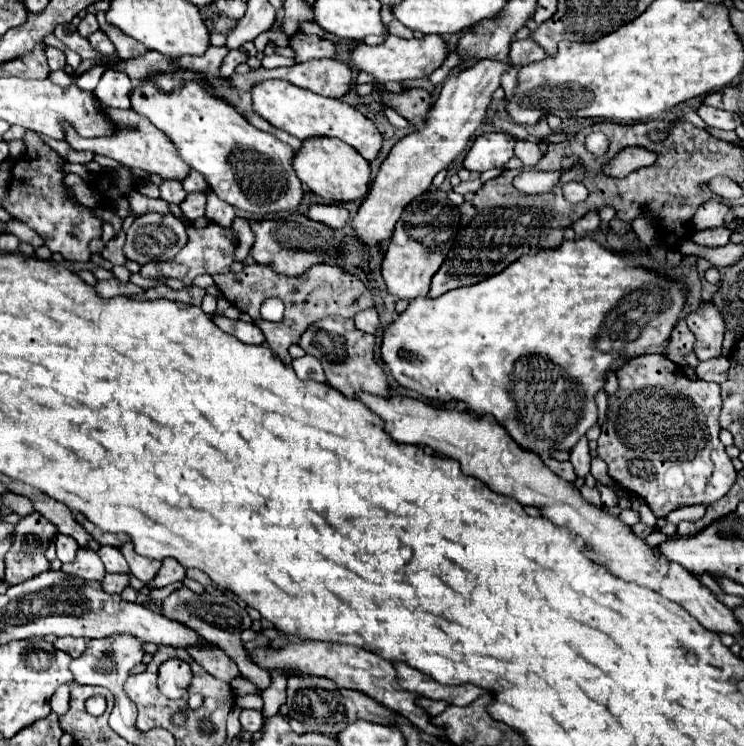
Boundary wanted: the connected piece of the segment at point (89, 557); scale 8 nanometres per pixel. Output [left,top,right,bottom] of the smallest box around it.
[60,549,106,581]

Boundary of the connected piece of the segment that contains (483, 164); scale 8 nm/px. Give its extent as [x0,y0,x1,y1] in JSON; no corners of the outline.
[462,133,516,173]

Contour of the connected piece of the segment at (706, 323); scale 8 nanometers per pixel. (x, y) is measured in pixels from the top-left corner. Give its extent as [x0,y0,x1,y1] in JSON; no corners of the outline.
[684,301,726,361]

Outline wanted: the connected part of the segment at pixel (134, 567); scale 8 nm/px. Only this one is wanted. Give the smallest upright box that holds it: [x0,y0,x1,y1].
[120,543,162,583]

